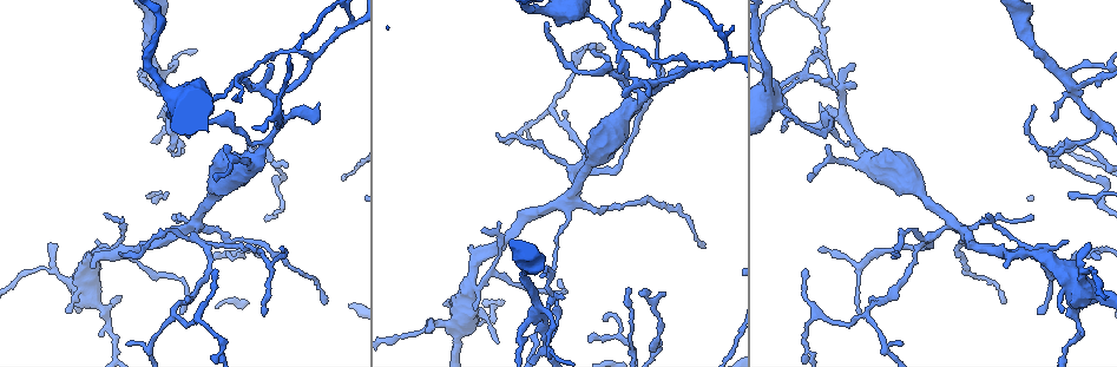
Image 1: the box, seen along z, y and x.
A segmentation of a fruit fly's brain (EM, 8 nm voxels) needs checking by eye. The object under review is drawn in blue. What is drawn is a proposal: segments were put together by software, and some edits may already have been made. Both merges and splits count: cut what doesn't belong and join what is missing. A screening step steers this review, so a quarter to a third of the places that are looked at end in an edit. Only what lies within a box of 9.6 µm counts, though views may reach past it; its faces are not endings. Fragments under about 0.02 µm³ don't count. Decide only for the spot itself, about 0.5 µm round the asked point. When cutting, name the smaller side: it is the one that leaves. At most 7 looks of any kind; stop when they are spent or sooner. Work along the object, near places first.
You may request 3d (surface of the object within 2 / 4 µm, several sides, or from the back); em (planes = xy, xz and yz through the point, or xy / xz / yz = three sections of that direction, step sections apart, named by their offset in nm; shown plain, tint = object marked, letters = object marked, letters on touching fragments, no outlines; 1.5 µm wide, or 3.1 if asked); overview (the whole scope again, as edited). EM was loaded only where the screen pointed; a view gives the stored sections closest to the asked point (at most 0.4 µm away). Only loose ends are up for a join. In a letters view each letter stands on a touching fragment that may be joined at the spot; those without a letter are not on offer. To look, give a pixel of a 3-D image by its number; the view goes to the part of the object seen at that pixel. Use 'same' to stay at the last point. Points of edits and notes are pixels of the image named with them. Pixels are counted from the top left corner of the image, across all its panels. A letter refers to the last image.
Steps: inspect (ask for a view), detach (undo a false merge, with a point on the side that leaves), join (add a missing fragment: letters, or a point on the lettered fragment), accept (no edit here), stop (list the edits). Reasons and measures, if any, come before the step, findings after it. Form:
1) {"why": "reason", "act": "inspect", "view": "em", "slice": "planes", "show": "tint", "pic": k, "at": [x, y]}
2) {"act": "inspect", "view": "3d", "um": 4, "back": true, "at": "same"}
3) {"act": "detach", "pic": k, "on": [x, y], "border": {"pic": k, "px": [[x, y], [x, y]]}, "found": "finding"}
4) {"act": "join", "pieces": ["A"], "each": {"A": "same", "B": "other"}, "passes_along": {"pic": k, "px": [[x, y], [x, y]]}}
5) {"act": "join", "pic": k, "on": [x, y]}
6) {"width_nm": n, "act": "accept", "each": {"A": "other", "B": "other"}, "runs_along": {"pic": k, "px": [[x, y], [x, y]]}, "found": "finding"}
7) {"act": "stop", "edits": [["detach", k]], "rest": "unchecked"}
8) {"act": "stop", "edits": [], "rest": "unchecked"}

{"why": "abrupt turn", "act": "inspect", "view": "em", "slice": "xy", "step": 4, "show": "tint", "pic": 1, "at": [812, 317]}

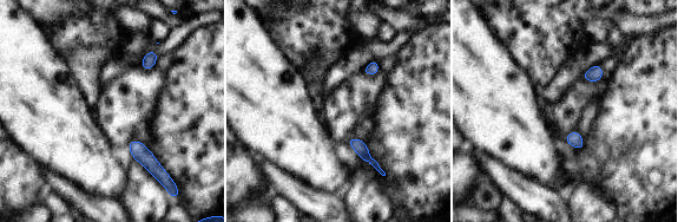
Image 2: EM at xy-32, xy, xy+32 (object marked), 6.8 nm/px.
{"why": "another direction", "act": "inspect", "view": "em", "slice": "planes", "show": "letters", "at": "same"}

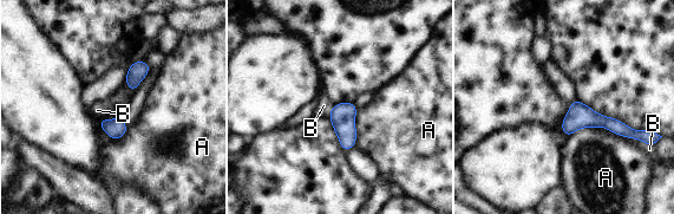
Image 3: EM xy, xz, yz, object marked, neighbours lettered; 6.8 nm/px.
{"act": "accept", "each": {"A": "other", "B": "other"}, "runs_along": {"pic": 3, "px": [[564, 123], [604, 121], [635, 136]]}, "found": "all the same neuron"}

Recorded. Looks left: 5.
{"act": "inspect", "view": "3d", "um": 4, "back": true, "pic": 1, "at": [171, 216]}

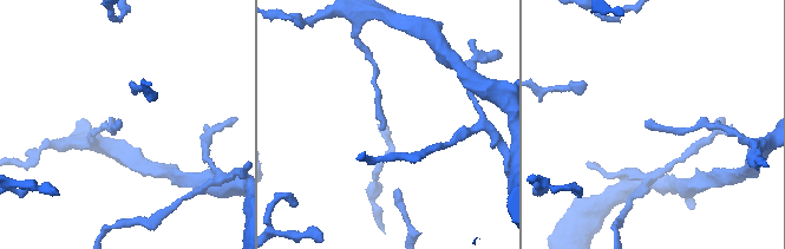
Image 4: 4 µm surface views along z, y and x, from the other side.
{"act": "inspect", "view": "em", "slice": "xy", "step": 4, "show": "letters", "pic": 4, "at": [646, 120]}

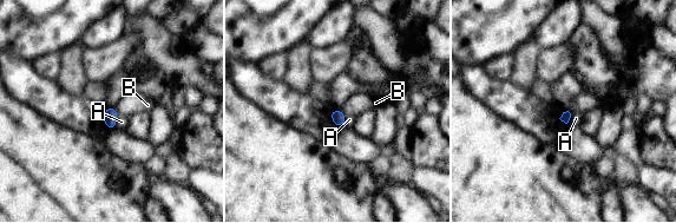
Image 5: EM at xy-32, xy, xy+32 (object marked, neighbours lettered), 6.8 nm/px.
{"act": "accept", "each": {"A": "other", "B": "other"}, "border": {"pic": 5, "px": [[115, 107], [118, 115]]}, "found": "none of them fits"}

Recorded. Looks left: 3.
{"why": "thick turns thin", "act": "inspect", "view": "3d", "um": 2, "pic": 1, "at": [1082, 269]}

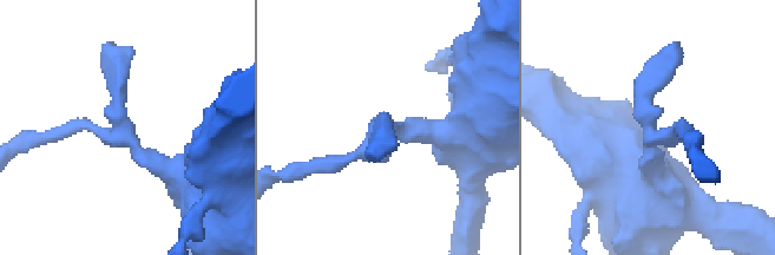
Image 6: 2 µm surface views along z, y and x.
{"why": "need the tissue", "act": "inspect", "view": "em", "slice": "xz", "step": 8, "show": "letters", "pic": 6, "at": [651, 133]}

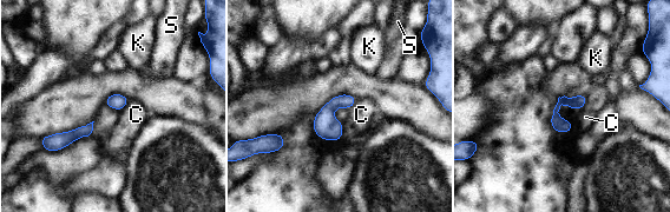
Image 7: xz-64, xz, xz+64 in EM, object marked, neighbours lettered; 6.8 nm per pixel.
{"act": "accept", "each": {"C": "other", "K": "other", "S": "other"}, "runs_along": {"pic": 7, "px": [[583, 98], [558, 105], [559, 130]]}, "found": "continuous, no second neuron"}

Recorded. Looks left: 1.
{"act": "stop", "edits": [], "rest": "unchecked"}

